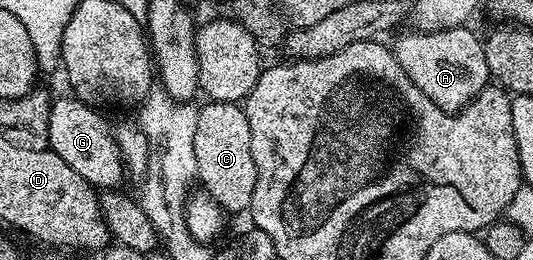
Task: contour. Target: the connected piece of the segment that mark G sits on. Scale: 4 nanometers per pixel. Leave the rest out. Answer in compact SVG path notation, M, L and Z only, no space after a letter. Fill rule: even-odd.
M69 96L54 99L49 105L49 148L98 189L116 189L120 185L117 183L127 176L127 165L114 129L109 129L108 122L97 113L100 111L96 107Z

